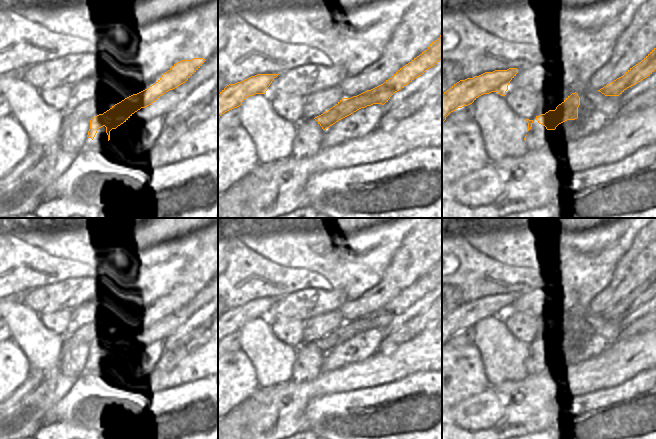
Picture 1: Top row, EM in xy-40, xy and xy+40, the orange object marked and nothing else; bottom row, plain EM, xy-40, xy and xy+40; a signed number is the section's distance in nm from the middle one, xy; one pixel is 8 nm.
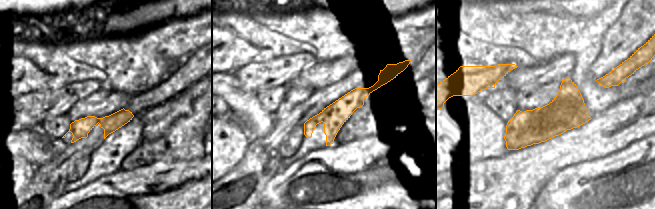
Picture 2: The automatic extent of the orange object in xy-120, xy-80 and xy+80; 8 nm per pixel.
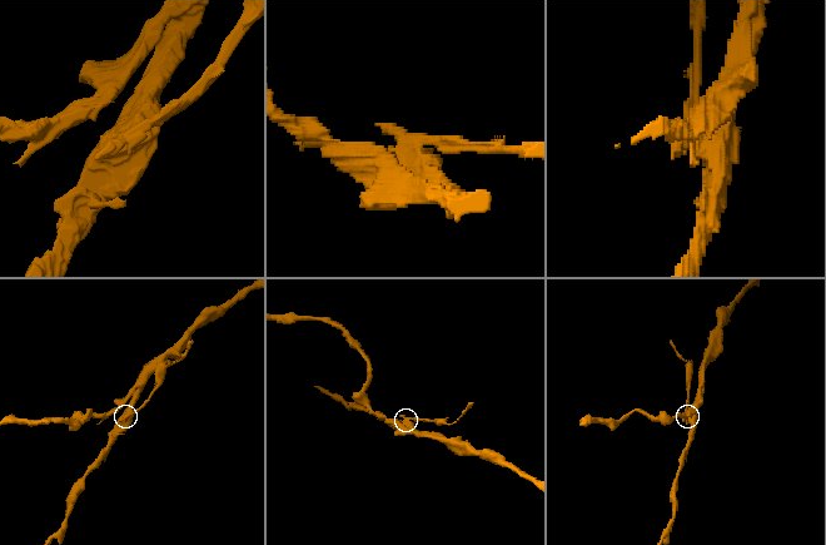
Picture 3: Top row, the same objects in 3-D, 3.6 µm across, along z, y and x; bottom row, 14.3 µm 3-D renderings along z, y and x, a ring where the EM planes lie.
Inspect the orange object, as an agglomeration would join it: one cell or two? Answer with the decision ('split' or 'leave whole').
leave whole

